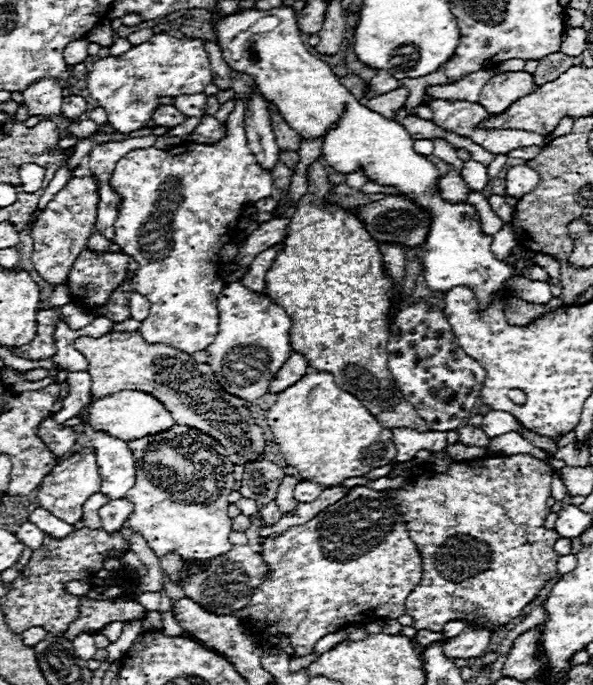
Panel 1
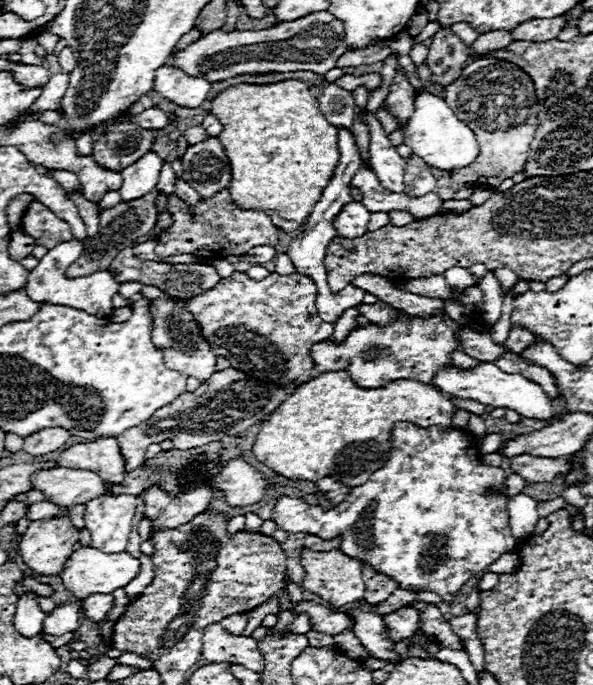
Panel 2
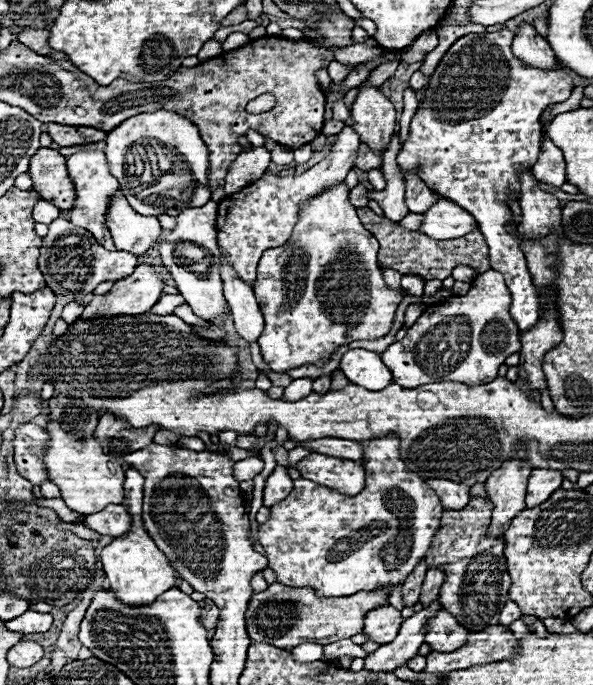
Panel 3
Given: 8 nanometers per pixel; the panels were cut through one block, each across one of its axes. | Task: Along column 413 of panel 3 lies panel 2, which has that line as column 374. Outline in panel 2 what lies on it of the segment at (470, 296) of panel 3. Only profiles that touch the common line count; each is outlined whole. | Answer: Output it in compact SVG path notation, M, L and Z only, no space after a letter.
M432 316L428 320L424 318L412 318L412 320L396 320L390 326L366 326L356 328L350 332L350 336L334 346L330 342L318 342L312 348L312 360L316 364L318 372L326 370L346 370L350 372L352 380L360 388L380 388L394 380L418 380L428 384L436 370L444 368L450 362L450 352L454 348L460 348L454 330L460 328L456 322L452 322L448 316L442 320L438 316Z

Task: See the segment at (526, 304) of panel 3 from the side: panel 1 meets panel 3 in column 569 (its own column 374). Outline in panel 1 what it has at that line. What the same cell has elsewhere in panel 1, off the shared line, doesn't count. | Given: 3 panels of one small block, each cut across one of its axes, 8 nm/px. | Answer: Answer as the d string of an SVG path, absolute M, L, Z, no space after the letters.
M378 70L376 75L370 80L367 85L366 98L374 98L374 96L380 96L380 94L386 94L386 92L392 92L400 88L398 80L394 76L390 76L388 72L382 72Z

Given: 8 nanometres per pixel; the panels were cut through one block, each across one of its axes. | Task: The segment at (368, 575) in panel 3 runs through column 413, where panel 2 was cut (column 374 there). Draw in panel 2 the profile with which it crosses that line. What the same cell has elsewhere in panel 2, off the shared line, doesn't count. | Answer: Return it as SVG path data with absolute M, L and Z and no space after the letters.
M398 422L394 428L392 428L392 434L390 434L390 460L386 460L386 464L374 472L366 484L358 486L358 488L352 488L350 490L350 496L346 496L346 500L342 500L342 504L336 504L332 508L322 508L322 506L310 506L306 504L304 500L300 498L288 498L288 496L282 496L278 498L278 504L274 508L274 522L278 524L278 528L286 530L286 532L304 532L304 534L314 534L314 536L320 536L322 540L334 540L334 536L342 536L342 552L346 552L346 556L358 560L358 562L366 562L370 564L376 572L380 574L386 574L388 578L392 578L394 582L398 582L398 588L402 590L424 590L424 592L436 592L442 602L446 604L452 604L454 598L456 598L456 592L476 574L482 574L494 560L498 560L502 554L506 552L512 552L512 548L516 546L516 540L512 538L510 534L510 522L508 522L508 498L504 496L504 480L506 480L506 472L502 468L494 468L494 466L488 466L482 462L482 456L480 456L480 448L474 444L474 436L468 432L468 430L462 430L462 428L420 428L416 424L410 424L410 422Z

